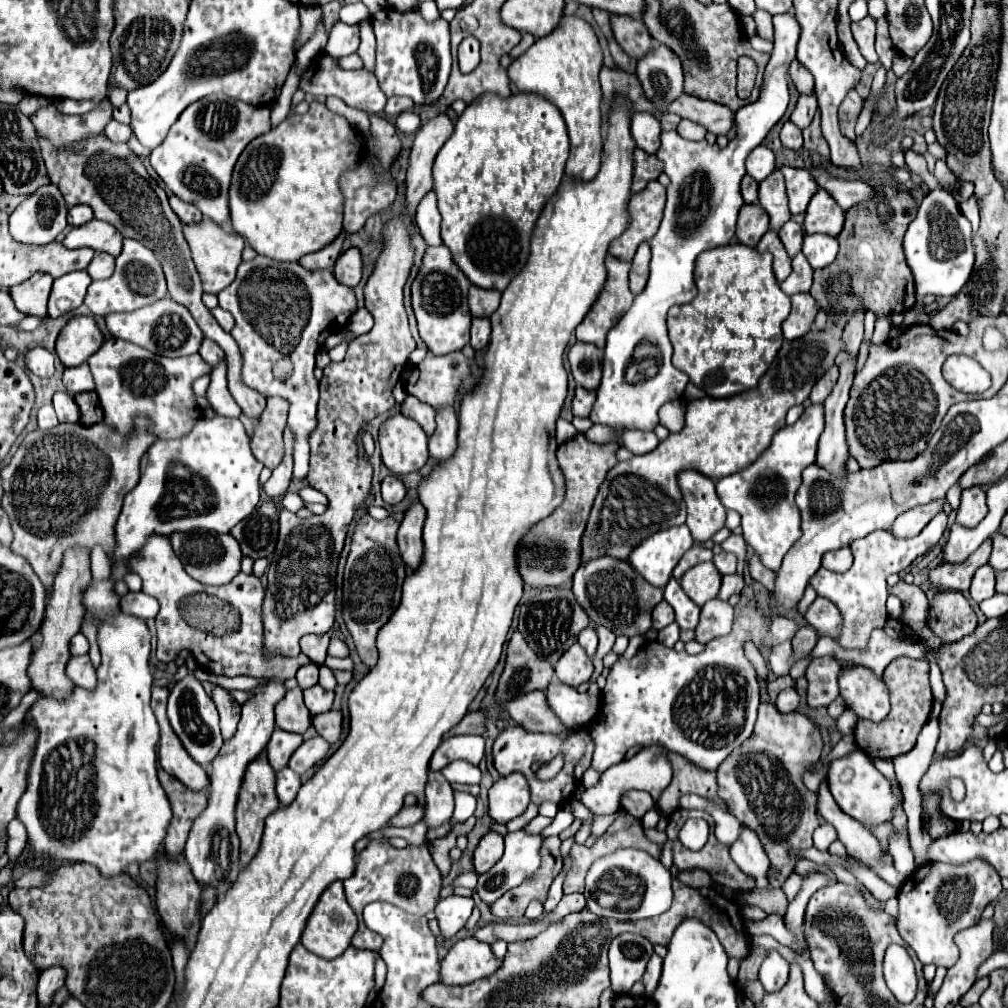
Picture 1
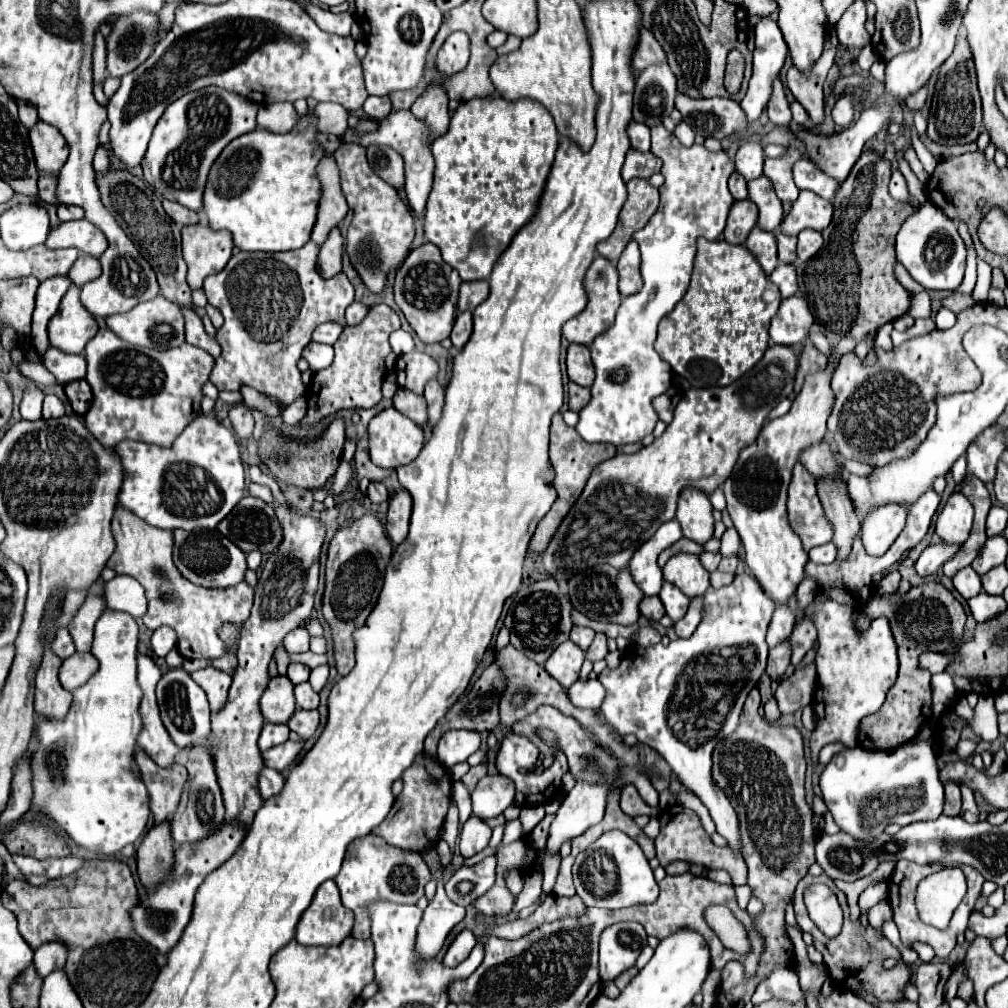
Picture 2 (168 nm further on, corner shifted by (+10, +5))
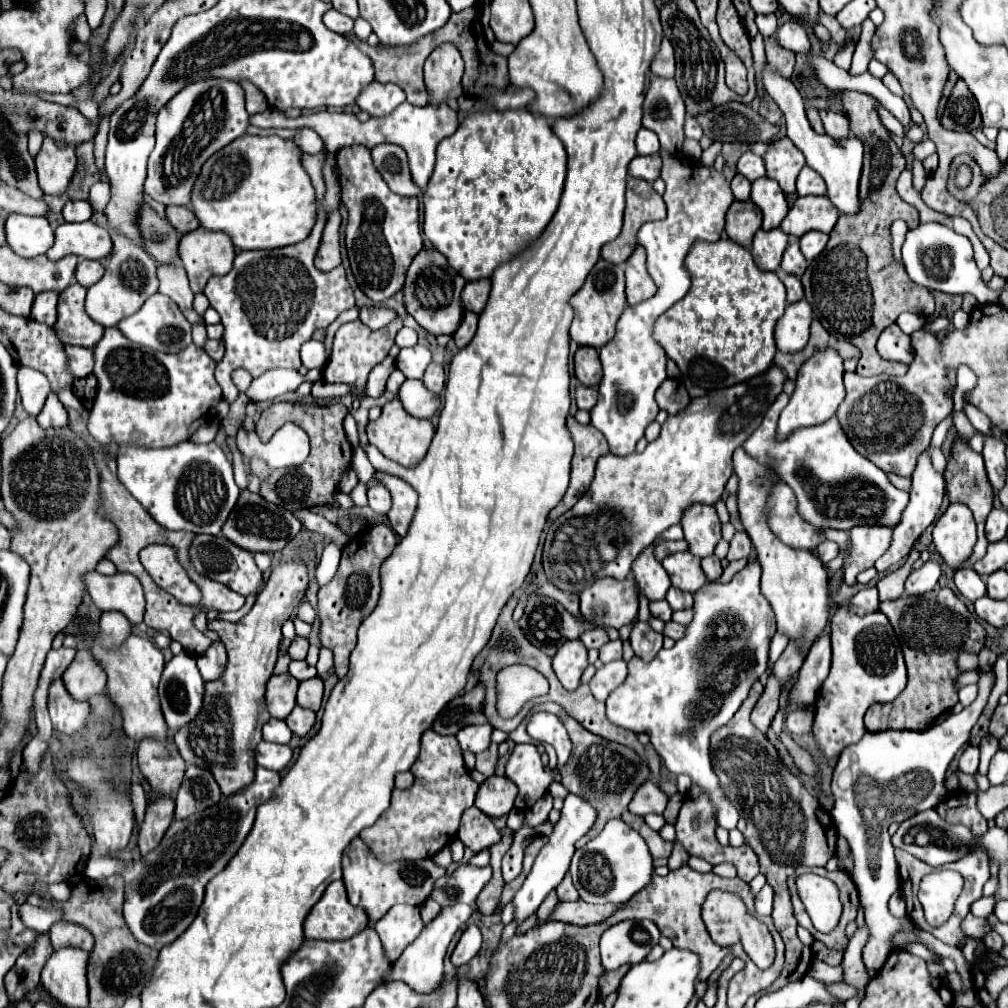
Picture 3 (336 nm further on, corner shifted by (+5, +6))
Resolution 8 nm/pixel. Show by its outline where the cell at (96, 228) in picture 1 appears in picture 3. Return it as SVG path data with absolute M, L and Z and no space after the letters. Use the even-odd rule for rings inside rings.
M92 221L84 223L62 223L56 229L54 245L46 257L58 261L66 255L78 255L84 259L104 259L112 251L110 233Z

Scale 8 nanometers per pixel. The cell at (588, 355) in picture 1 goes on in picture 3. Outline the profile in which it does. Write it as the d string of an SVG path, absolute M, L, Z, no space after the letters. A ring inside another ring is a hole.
M580 347L574 355L574 371L582 385L598 387L602 379L602 365L594 347Z

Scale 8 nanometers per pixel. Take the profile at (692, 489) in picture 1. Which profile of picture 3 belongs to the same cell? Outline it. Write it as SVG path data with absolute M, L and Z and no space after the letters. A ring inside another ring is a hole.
M692 505L682 517L684 539L688 541L688 551L696 557L708 557L714 553L720 535L720 519L712 505Z

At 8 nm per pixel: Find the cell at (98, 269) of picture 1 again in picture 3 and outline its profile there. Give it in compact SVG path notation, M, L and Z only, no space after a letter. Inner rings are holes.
M80 259L78 267L76 267L76 281L84 287L94 285L96 281L100 281L104 275L104 267L100 265L100 261L90 261L90 259Z

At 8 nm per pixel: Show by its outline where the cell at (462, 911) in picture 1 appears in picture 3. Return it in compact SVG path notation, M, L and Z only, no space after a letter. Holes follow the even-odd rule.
M464 903L444 907L440 911L440 915L430 925L424 927L424 931L418 935L418 939L414 943L410 943L404 949L404 953L398 957L398 961L394 963L394 969L392 969L392 979L402 979L416 993L434 993L444 981L444 965L442 965L442 961L444 961L446 949L448 949L454 933L458 931L458 927L470 919L472 911L474 909L470 905L464 905Z

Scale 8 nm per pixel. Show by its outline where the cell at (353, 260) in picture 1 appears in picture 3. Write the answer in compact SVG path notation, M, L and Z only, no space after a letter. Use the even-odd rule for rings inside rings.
M332 209L328 213L320 249L314 259L314 263L320 271L330 271L340 265L340 233L338 233L338 229L340 229L340 213L338 213L338 209Z

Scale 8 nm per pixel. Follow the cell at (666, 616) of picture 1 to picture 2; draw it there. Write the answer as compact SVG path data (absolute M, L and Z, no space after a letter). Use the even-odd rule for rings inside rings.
M651 596L651 598L643 598L641 600L641 616L645 616L647 620L661 620L665 616L663 610L663 602L659 600L659 596Z

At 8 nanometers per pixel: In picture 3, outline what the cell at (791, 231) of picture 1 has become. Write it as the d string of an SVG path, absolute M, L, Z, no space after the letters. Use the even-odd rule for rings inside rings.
M794 239L794 241L788 245L788 249L784 251L784 257L782 257L782 265L780 265L780 267L782 267L784 271L796 275L796 277L802 277L802 275L804 275L804 269L808 267L808 263L806 263L806 259L804 259L804 255L802 255L802 251L800 251L796 239Z

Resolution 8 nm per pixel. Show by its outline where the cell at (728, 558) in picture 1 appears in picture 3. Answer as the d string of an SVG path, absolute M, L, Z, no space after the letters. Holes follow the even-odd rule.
M710 555L710 557L702 559L702 569L704 569L708 581L716 581L722 575L722 565L720 565L720 559L716 555Z

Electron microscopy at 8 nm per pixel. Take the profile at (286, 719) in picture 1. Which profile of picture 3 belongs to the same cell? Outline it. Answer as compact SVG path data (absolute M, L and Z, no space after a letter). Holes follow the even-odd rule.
M290 673L272 675L266 683L266 707L274 719L286 719L296 705L298 681Z

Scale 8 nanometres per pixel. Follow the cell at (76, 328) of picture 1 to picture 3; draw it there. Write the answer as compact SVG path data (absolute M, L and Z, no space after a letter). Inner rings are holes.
M72 283L60 293L58 321L54 327L64 345L94 347L104 335L104 327L88 317L84 309L84 297L86 287L80 283Z

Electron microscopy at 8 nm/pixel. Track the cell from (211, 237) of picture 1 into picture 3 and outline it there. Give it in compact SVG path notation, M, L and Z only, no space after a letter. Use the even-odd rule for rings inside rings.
M202 227L182 235L178 253L194 293L204 291L210 277L226 275L232 269L236 255L232 241L224 233L208 231Z

